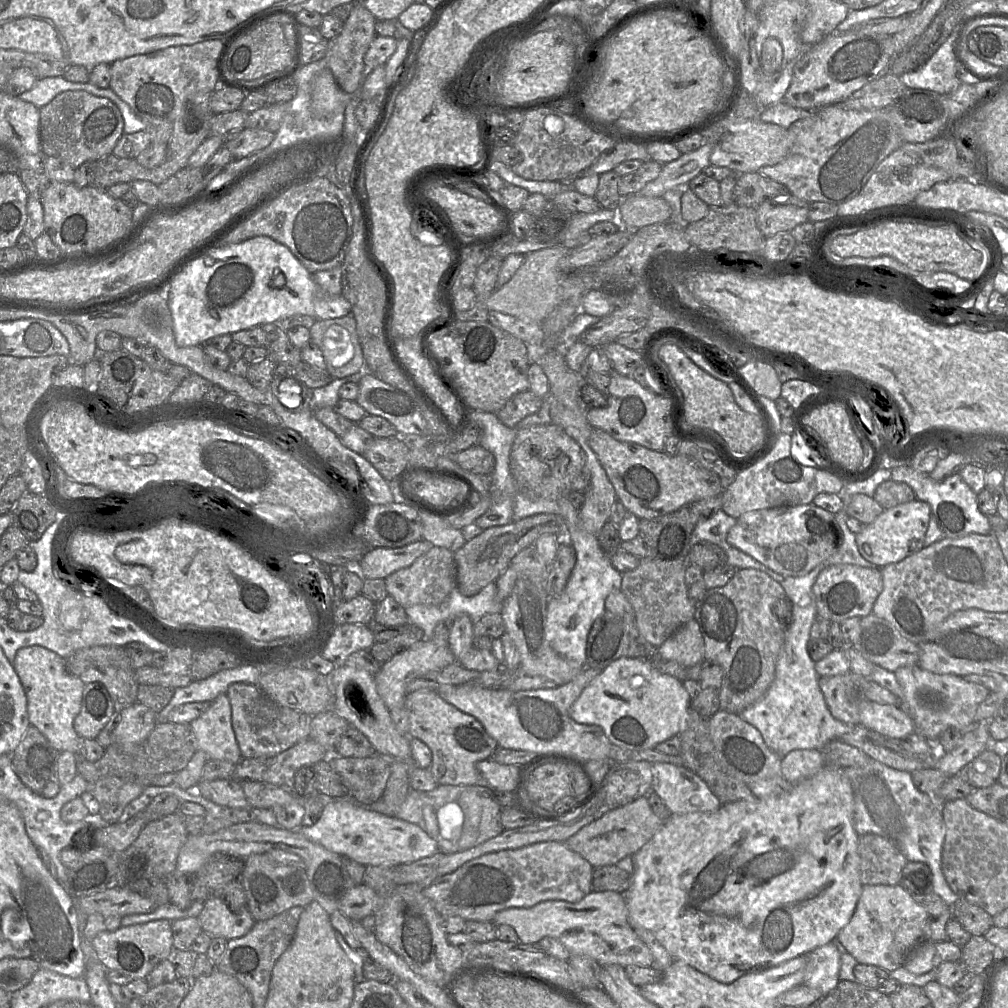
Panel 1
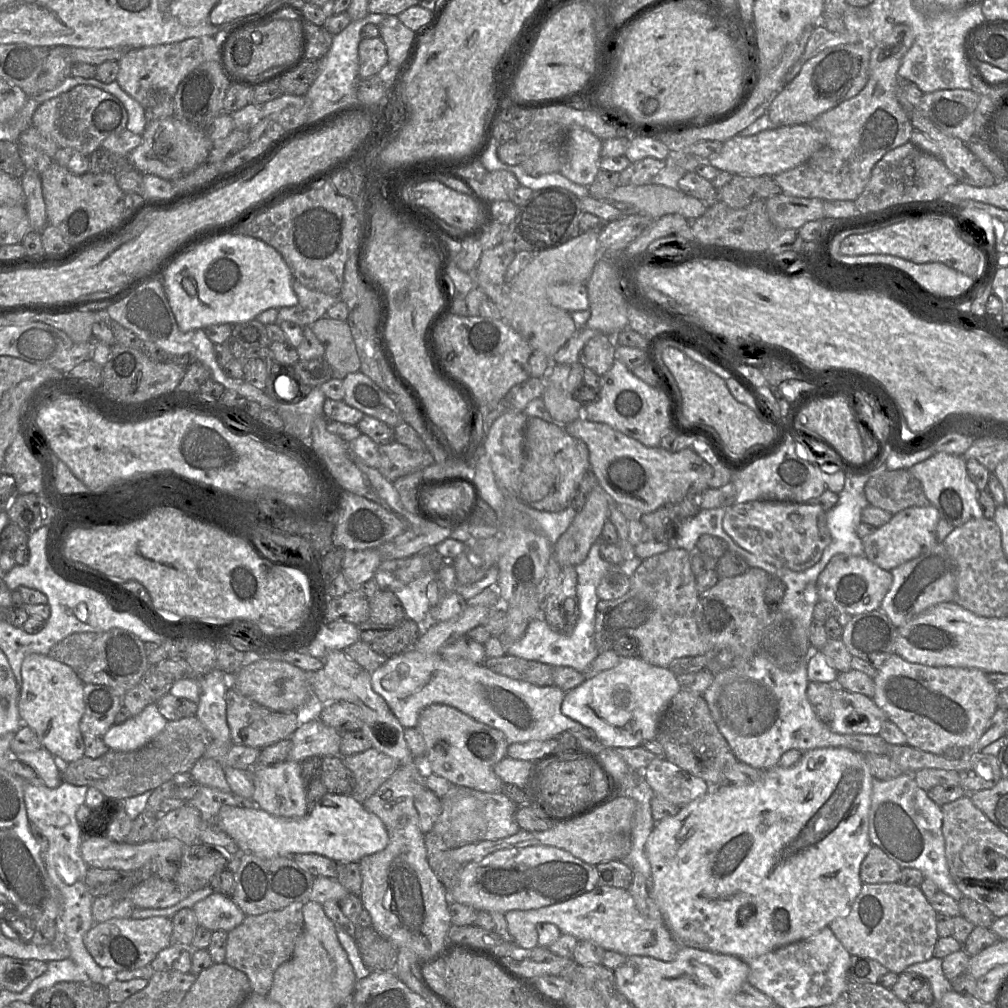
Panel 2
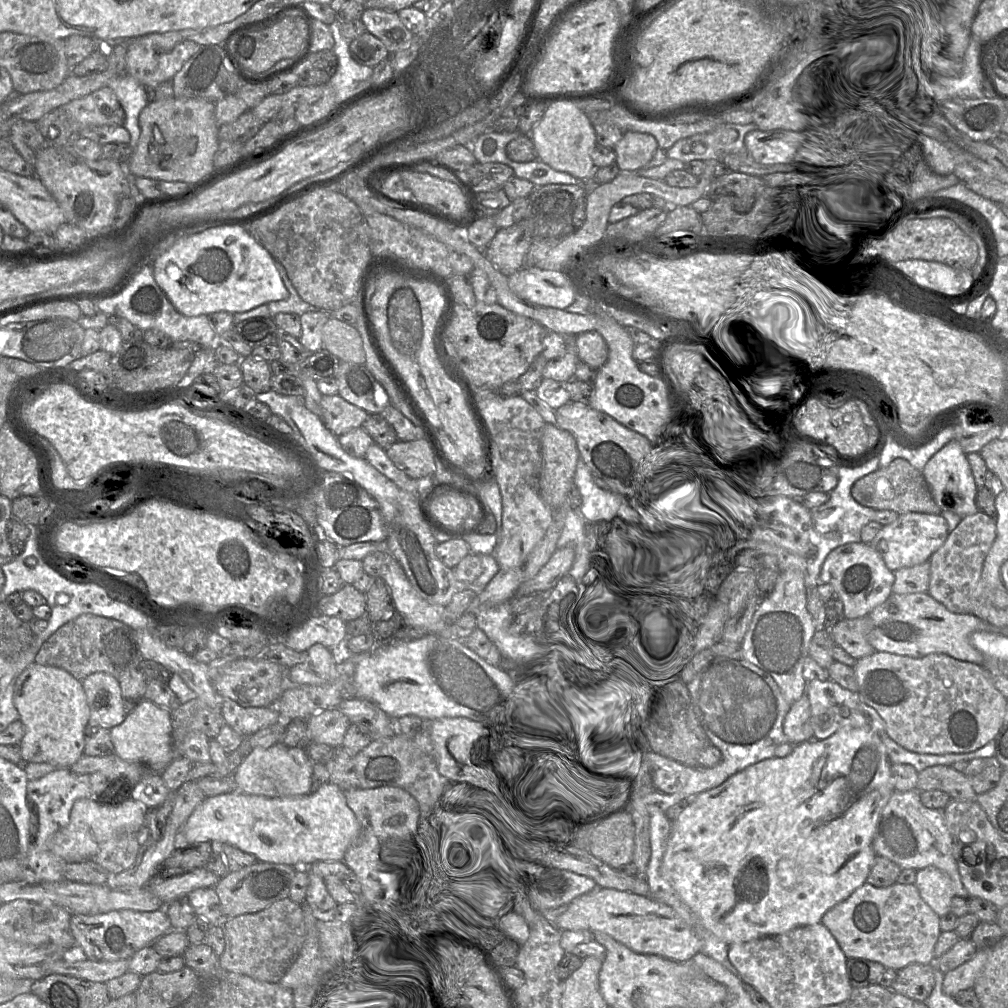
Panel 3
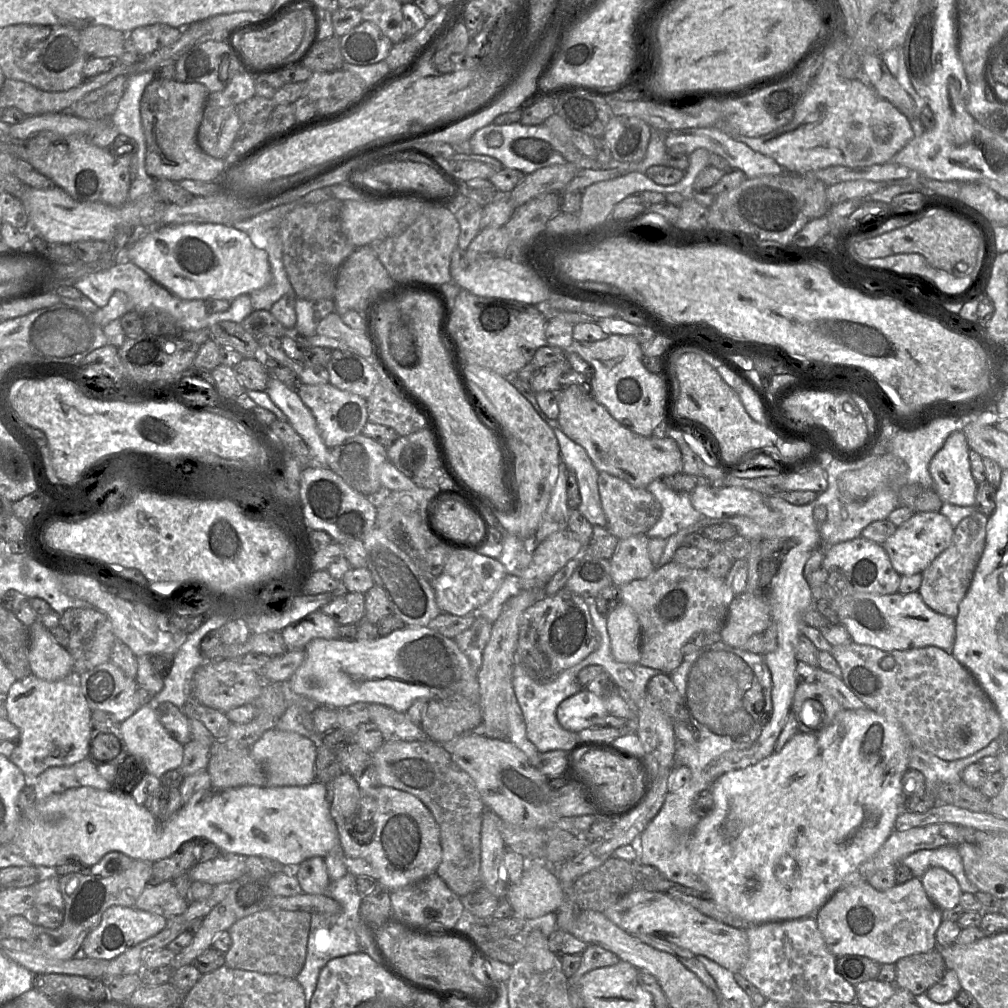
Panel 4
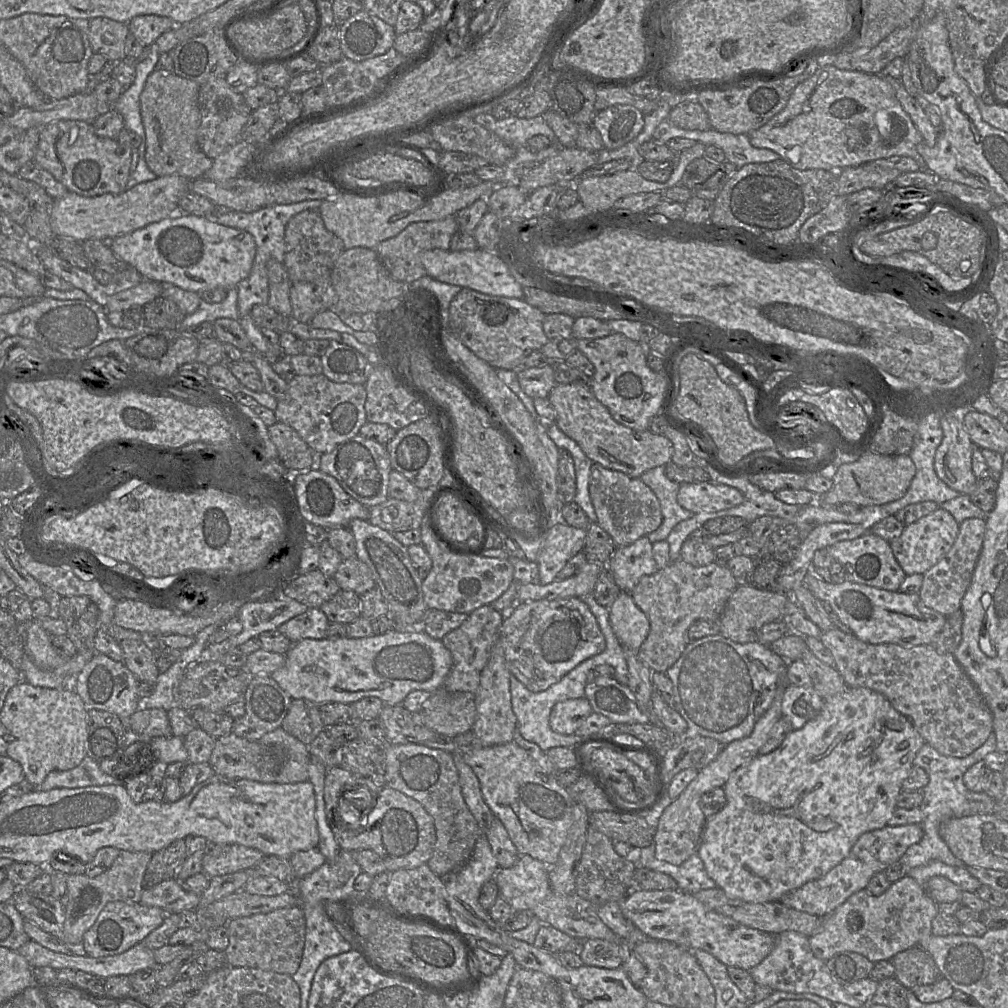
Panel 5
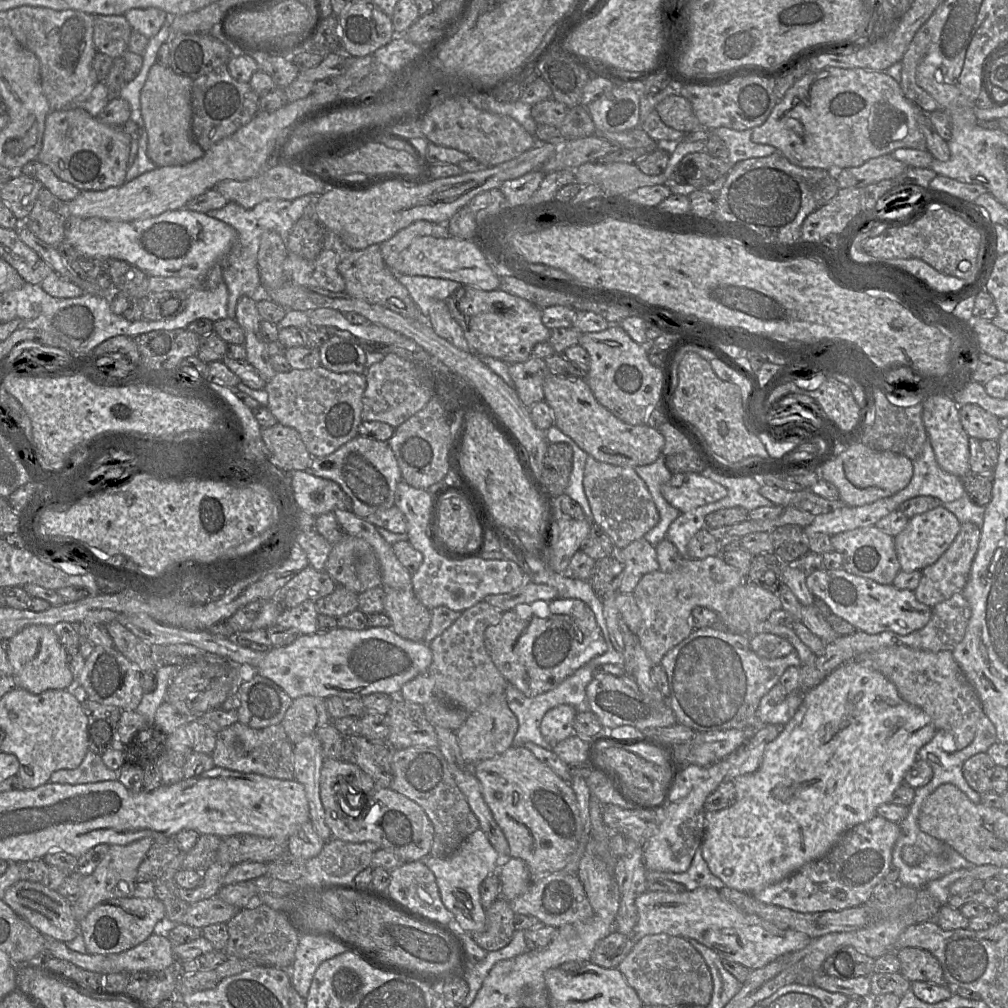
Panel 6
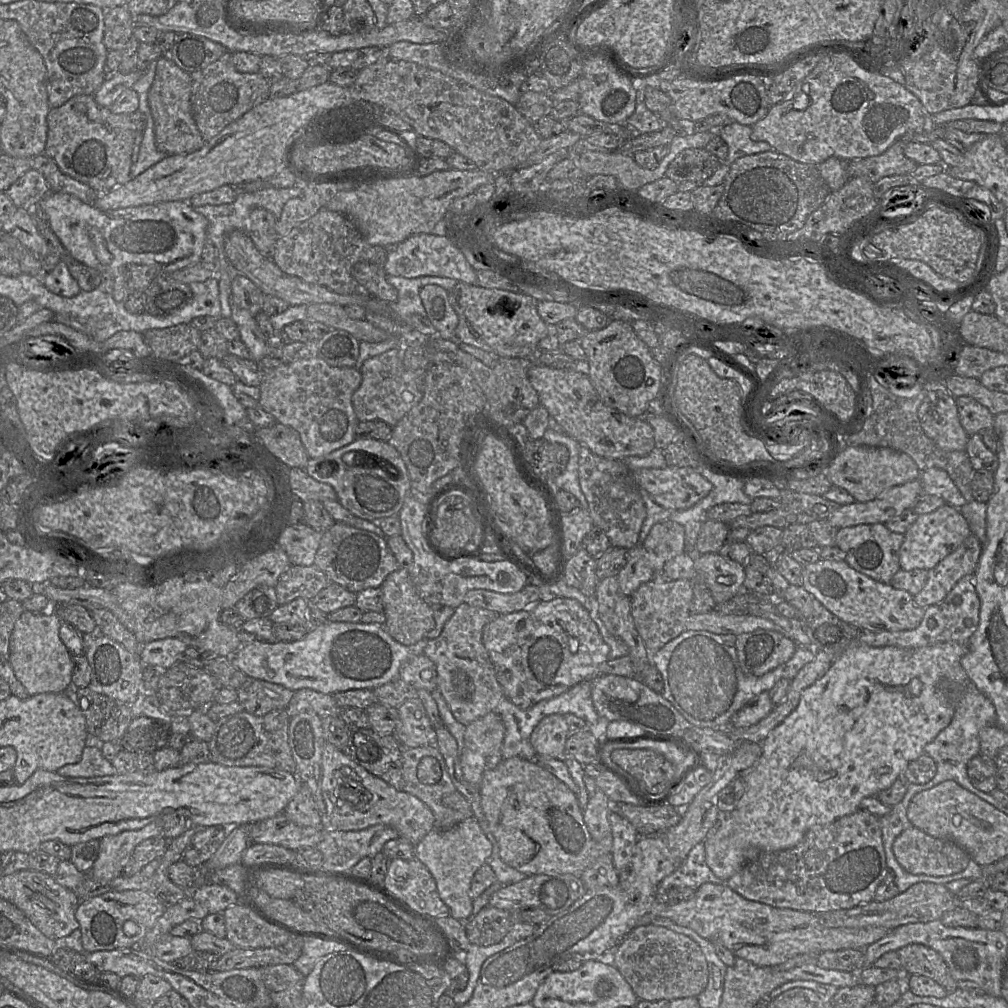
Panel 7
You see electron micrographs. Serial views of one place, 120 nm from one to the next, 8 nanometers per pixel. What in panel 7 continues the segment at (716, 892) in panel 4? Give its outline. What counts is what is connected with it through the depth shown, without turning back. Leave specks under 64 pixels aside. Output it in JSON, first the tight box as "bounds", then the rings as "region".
{"bounds":[703,641,970,882],"region":[[[854,641],[847,646],[829,670],[802,692],[797,707],[763,740],[760,758],[747,773],[742,775],[746,788],[736,808],[727,813],[721,813],[720,811],[718,822],[703,841],[706,864],[714,875],[726,882],[749,860],[756,858],[761,852],[787,850],[795,847],[812,827],[829,824],[840,817],[860,810],[859,805],[863,798],[876,796],[878,792],[889,788],[898,778],[902,777],[909,763],[924,753],[924,747],[933,741],[939,732],[952,720],[955,713],[955,705],[946,696],[940,685],[943,680],[949,680],[962,686],[970,682],[960,663],[967,649],[967,644],[957,642],[944,642],[919,648],[900,648],[894,646],[871,647]]]}

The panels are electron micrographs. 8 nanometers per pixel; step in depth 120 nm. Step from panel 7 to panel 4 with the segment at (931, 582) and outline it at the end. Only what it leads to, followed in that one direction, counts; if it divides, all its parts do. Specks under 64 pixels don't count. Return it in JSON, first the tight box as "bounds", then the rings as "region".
{"bounds":[918,510,989,619],"region":[[[978,510],[964,518],[954,529],[949,547],[922,572],[922,582],[918,593],[934,612],[954,619],[958,615],[959,604],[968,592],[985,548],[988,519],[989,517]]]}

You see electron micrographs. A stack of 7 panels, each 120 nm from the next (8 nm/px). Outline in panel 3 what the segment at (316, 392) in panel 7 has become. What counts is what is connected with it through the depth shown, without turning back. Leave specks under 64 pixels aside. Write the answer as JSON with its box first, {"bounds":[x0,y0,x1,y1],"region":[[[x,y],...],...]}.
{"bounds":[321,394,368,437],"region":[[[338,394],[321,396],[321,418],[325,426],[337,437],[361,427],[368,413],[345,401]]]}

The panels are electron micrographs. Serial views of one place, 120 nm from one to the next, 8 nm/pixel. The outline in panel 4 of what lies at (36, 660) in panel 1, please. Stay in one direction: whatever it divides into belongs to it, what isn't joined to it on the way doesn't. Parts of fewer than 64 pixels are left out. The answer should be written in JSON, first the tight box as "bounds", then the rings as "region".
{"bounds":[5,676,91,780],"region":[[[35,676],[17,680],[5,701],[6,719],[20,732],[10,760],[33,780],[50,767],[73,765],[88,754],[91,709],[75,680],[46,681]]]}

